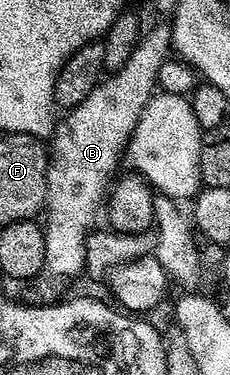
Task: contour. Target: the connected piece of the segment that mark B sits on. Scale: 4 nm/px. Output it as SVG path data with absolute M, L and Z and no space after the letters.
M155 27L151 30L148 28L122 67L110 74L110 78L106 82L104 79L100 80L91 93L85 97L85 100L70 108L66 112L66 119L58 123L53 133L53 139L51 143L49 142L50 159L46 164L48 177L45 184L44 208L48 222L43 225L44 263L32 282L36 295L34 298L38 302L42 304L54 302L58 298L56 297L58 285L84 272L85 241L96 226L95 219L99 211L99 203L101 199L104 200L107 188L110 186L109 179L114 173L120 157L122 160L124 151L128 148L130 135L137 126L139 115L142 114L146 103L158 88L159 68L162 67L165 60L168 60L171 44L172 32L168 28Z

